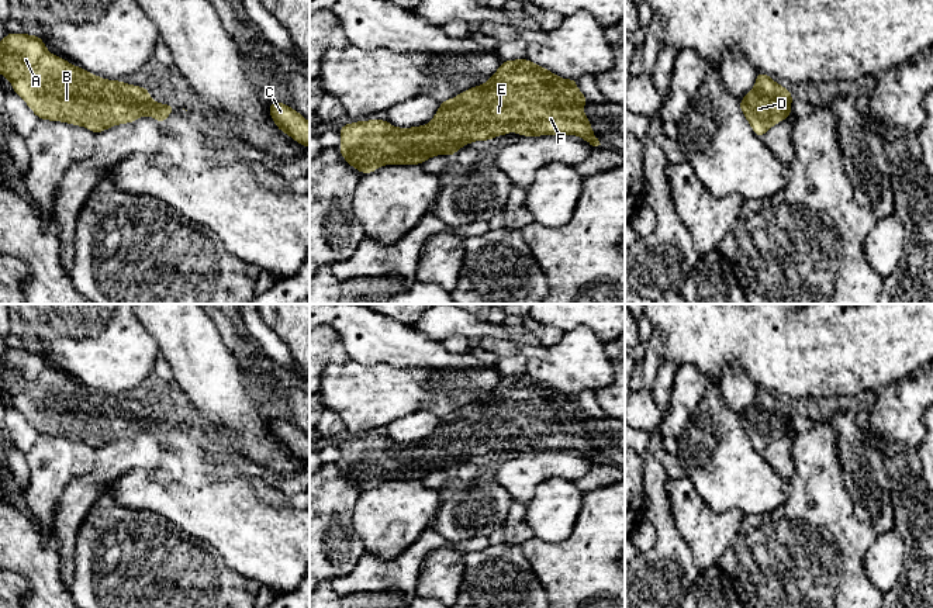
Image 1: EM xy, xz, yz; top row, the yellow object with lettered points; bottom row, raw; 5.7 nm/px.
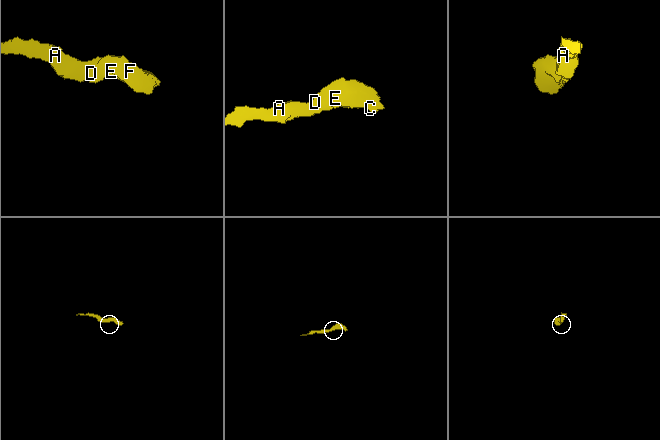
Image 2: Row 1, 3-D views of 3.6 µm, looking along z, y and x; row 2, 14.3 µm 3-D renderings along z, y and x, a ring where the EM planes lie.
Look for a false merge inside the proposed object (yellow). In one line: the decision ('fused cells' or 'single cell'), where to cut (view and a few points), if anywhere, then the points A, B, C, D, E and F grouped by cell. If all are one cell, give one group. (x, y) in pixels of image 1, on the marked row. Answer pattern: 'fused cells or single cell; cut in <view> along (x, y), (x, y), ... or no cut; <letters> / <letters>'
single cell; no cut; A B C D E F

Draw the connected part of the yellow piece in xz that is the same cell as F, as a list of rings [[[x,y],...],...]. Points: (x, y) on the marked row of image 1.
[[[526,58],[502,61],[484,84],[442,101],[426,125],[398,128],[387,120],[374,118],[341,125],[342,144],[338,151],[352,167],[366,175],[384,165],[422,165],[432,156],[453,156],[470,142],[491,141],[511,131],[522,137],[578,135],[584,142],[598,146],[601,144],[581,110],[588,101],[577,89],[576,79],[560,79]]]

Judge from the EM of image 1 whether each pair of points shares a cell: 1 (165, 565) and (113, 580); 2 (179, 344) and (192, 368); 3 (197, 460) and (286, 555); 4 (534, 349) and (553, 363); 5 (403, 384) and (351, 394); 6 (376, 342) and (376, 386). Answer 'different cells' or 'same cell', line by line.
1: same cell
2: same cell
3: same cell
4: different cells
5: same cell
6: different cells

